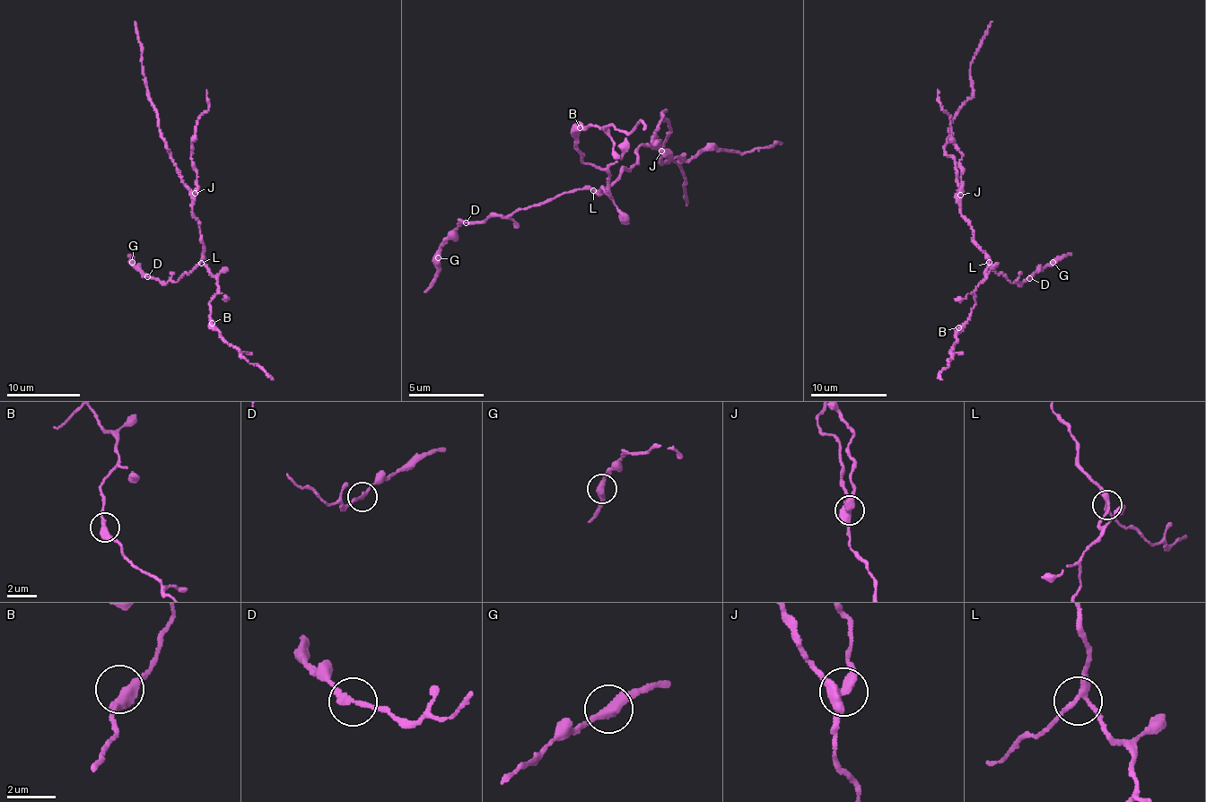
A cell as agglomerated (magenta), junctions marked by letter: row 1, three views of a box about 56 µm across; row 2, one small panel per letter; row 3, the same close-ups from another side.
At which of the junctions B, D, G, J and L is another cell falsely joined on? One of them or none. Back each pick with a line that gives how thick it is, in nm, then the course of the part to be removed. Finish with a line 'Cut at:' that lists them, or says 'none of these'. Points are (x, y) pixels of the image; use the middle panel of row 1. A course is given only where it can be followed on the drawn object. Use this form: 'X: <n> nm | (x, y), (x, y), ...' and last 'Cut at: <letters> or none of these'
J: 400 nm | (659, 150), (684, 159), (685, 154), (689, 161), (715, 148), (731, 152), (783, 142)
Cut at: J

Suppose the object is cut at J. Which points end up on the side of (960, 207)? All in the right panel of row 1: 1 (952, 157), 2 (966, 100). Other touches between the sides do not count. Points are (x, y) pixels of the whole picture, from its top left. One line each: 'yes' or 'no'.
1: yes
2: yes

